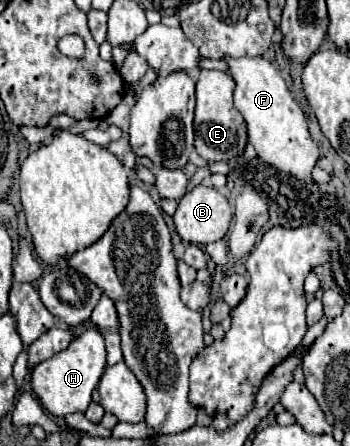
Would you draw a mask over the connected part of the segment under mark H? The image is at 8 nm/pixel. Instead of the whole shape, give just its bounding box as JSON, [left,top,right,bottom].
[31,326,107,418]

